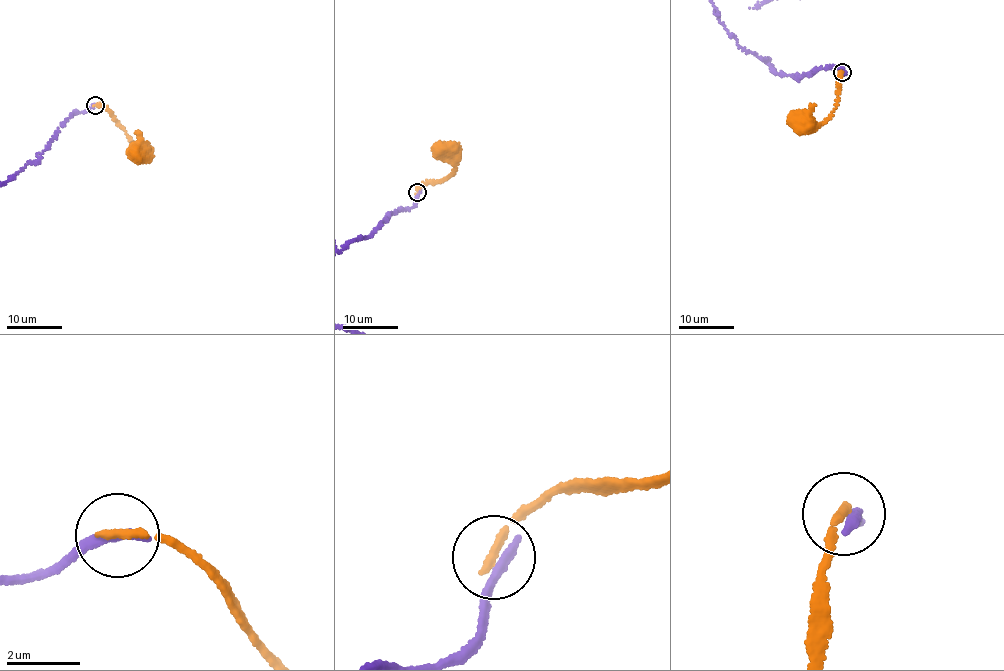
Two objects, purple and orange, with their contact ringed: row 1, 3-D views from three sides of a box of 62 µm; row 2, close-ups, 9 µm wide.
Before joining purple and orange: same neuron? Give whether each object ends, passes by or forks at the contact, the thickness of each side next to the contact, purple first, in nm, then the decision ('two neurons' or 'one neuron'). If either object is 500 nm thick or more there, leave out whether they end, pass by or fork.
purple ends; orange ends; calibres 320 and 260 nm; two neurons

